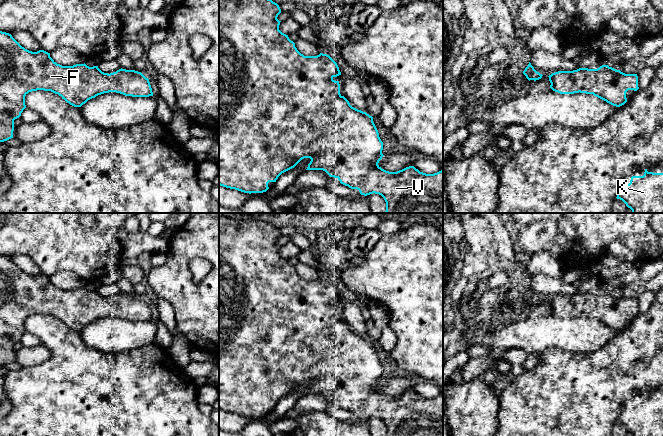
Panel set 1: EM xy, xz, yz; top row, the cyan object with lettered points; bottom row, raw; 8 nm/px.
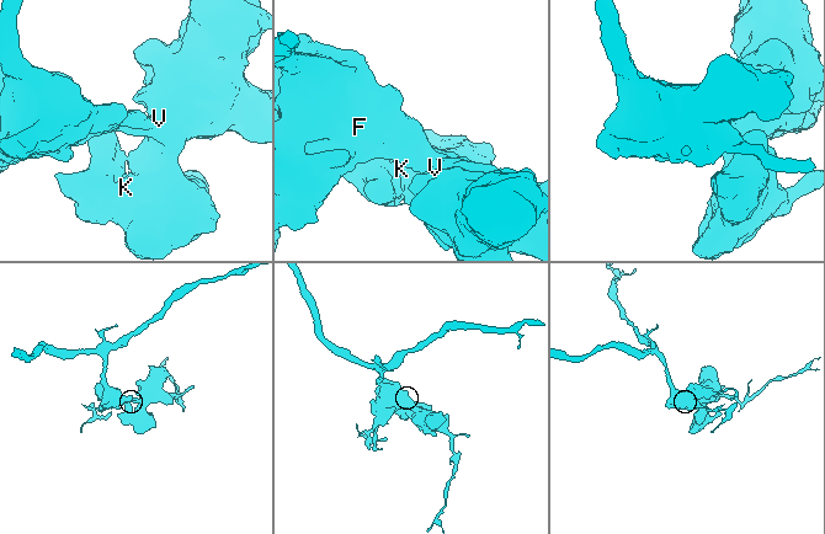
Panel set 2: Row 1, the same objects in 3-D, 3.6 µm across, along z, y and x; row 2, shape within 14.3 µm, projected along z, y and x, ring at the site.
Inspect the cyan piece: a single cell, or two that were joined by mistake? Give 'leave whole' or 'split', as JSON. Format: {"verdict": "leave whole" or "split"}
{"verdict": "leave whole"}

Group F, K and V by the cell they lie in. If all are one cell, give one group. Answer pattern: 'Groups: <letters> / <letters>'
Groups: F K V

